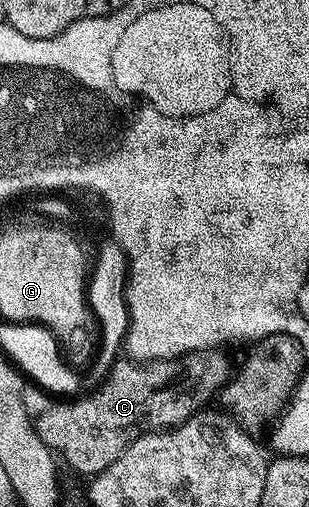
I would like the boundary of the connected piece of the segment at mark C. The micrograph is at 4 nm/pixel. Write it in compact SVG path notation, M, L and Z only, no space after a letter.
M221 349L192 351L174 359L114 358L109 374L100 380L101 387L95 388L90 395L74 398L74 403L53 403L42 409L41 416L35 419L39 437L64 466L66 463L71 470L86 477L98 475L141 435L150 431L168 431L198 414L200 407L197 406L214 393L229 373L229 359L223 352Z

